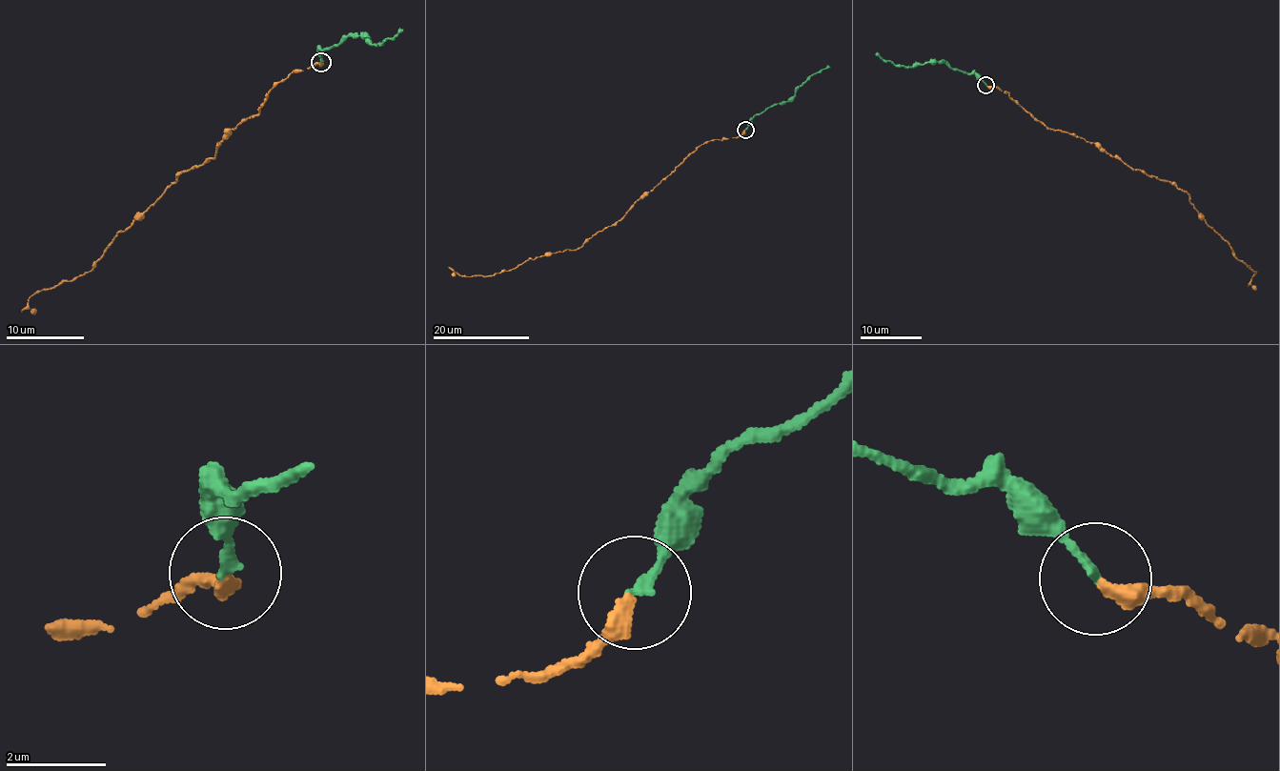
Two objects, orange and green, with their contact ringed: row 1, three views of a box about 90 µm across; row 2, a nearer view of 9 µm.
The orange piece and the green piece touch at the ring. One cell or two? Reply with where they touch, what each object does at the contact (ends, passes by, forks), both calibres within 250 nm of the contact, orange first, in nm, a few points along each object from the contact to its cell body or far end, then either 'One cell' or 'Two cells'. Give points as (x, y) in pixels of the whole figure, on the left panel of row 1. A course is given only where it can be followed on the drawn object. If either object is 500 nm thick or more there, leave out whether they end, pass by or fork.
Place: (321, 62). At the ring orange ends. At the ring green ends. Thickness 320 nm (orange) against 160 nm. Course of orange: (321, 62), (272, 87), (213, 158), (181, 171), (91, 271), (42, 289), (29, 303), (34, 314). Course of green: (321, 62), (321, 50), (337, 46), (349, 36), (364, 35), (381, 45), (401, 30). One cell

